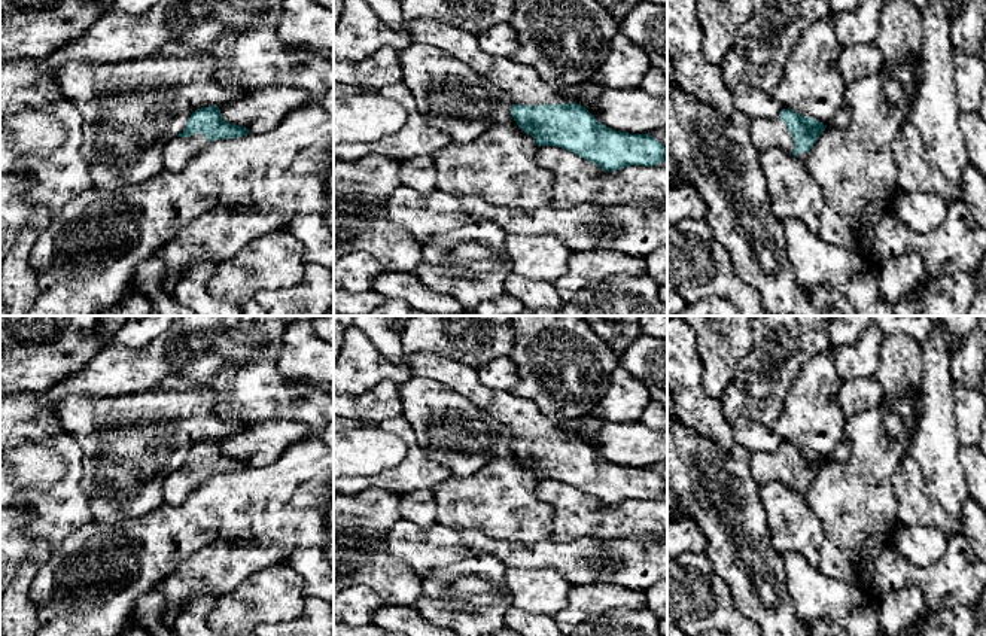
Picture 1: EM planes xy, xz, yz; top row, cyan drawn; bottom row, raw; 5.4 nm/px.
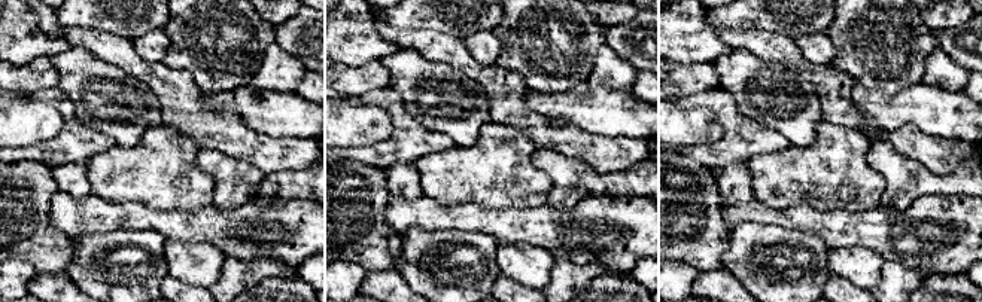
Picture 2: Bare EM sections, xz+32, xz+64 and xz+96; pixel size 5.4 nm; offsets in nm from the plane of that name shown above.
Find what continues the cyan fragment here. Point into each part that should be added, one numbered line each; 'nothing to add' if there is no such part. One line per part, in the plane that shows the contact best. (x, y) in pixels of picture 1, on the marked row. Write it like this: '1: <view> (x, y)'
1: xz (522, 82)

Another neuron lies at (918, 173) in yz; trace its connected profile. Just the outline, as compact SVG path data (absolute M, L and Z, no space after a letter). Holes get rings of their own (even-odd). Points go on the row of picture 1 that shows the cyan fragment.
M907 122L892 141L894 159L898 164L898 189L928 192L941 197L947 204L962 201L961 186L944 177L929 159L917 128Z

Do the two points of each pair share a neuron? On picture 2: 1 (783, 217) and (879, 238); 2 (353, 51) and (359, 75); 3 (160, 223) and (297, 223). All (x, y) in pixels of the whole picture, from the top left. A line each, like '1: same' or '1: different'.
1: same
2: different
3: same

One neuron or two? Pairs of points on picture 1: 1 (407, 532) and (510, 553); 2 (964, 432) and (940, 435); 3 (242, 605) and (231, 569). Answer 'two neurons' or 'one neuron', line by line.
1: one neuron
2: two neurons
3: two neurons

